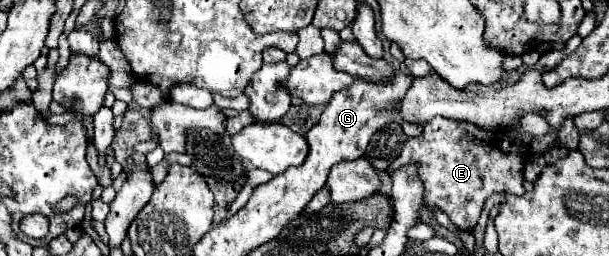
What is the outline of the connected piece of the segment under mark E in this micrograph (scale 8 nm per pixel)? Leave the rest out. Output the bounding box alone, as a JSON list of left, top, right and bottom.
[387,118,527,230]

